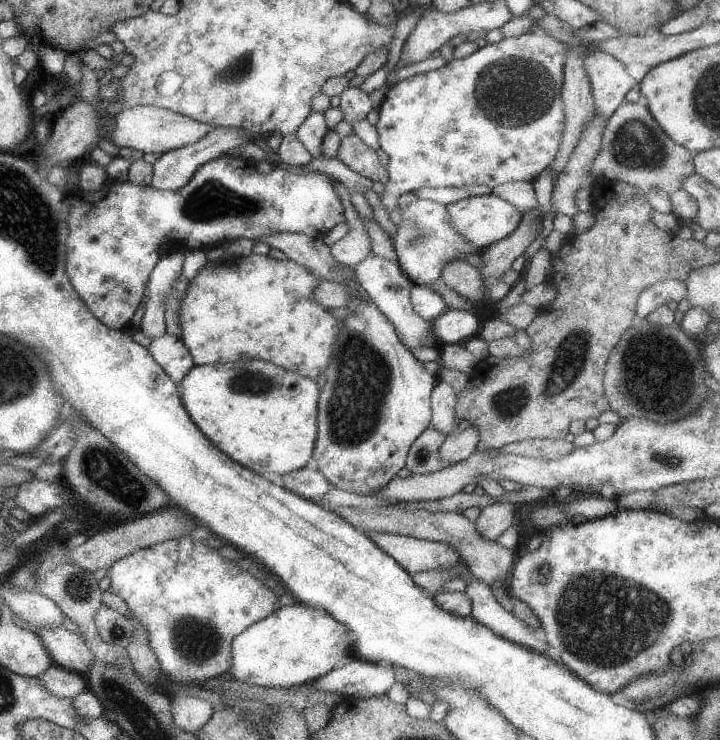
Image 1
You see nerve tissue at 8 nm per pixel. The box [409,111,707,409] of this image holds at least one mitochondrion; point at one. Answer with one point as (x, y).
(636, 146)

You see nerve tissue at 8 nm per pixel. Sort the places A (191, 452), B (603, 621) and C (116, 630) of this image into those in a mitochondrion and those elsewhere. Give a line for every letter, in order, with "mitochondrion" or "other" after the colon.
A: other
B: mitochondrion
C: mitochondrion

